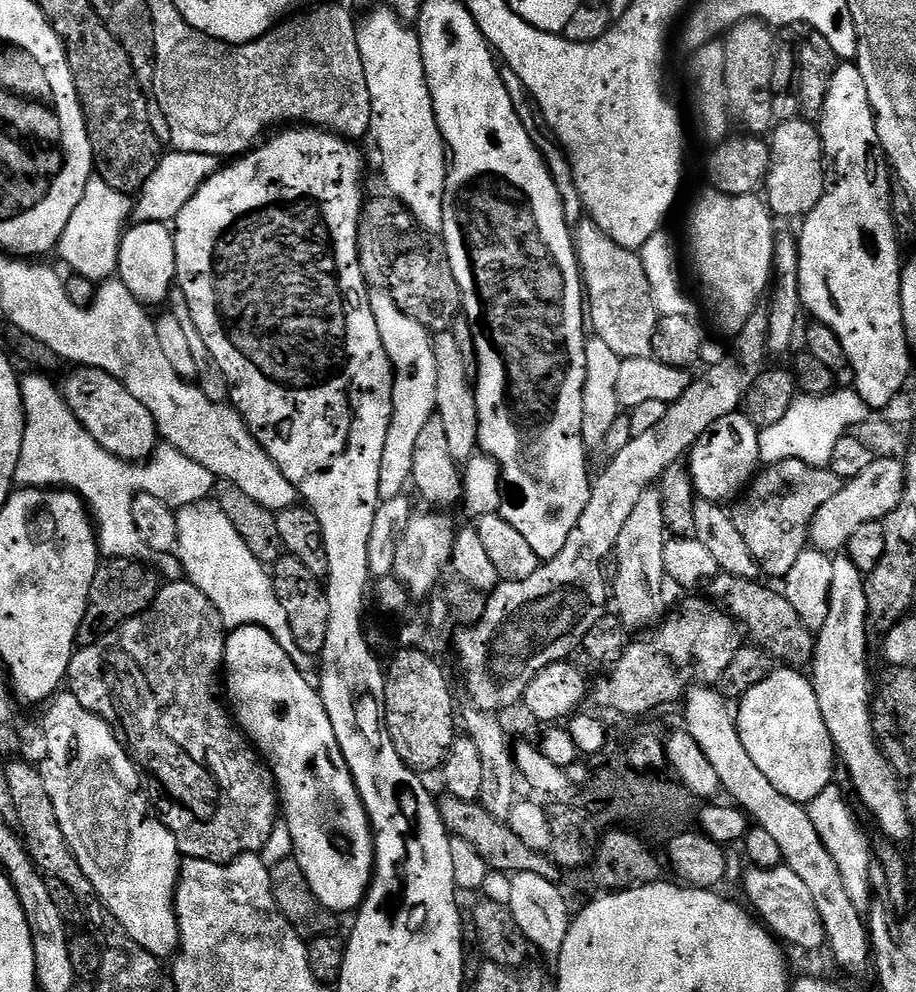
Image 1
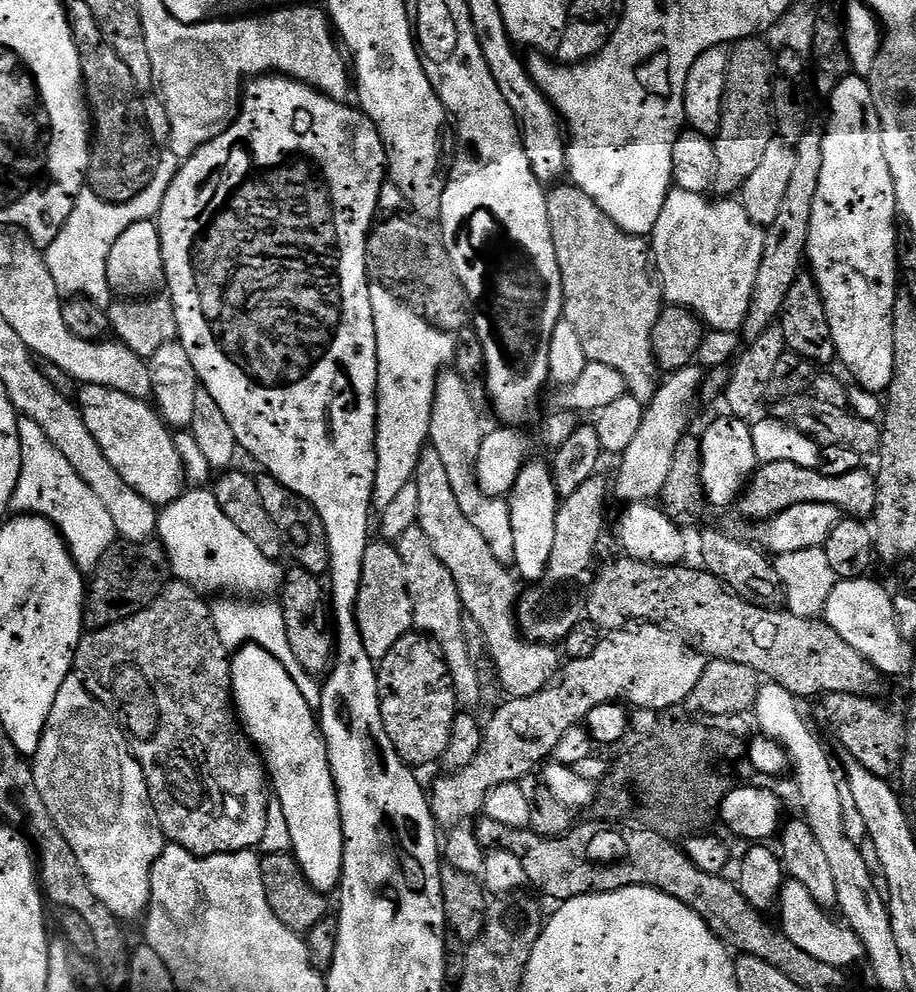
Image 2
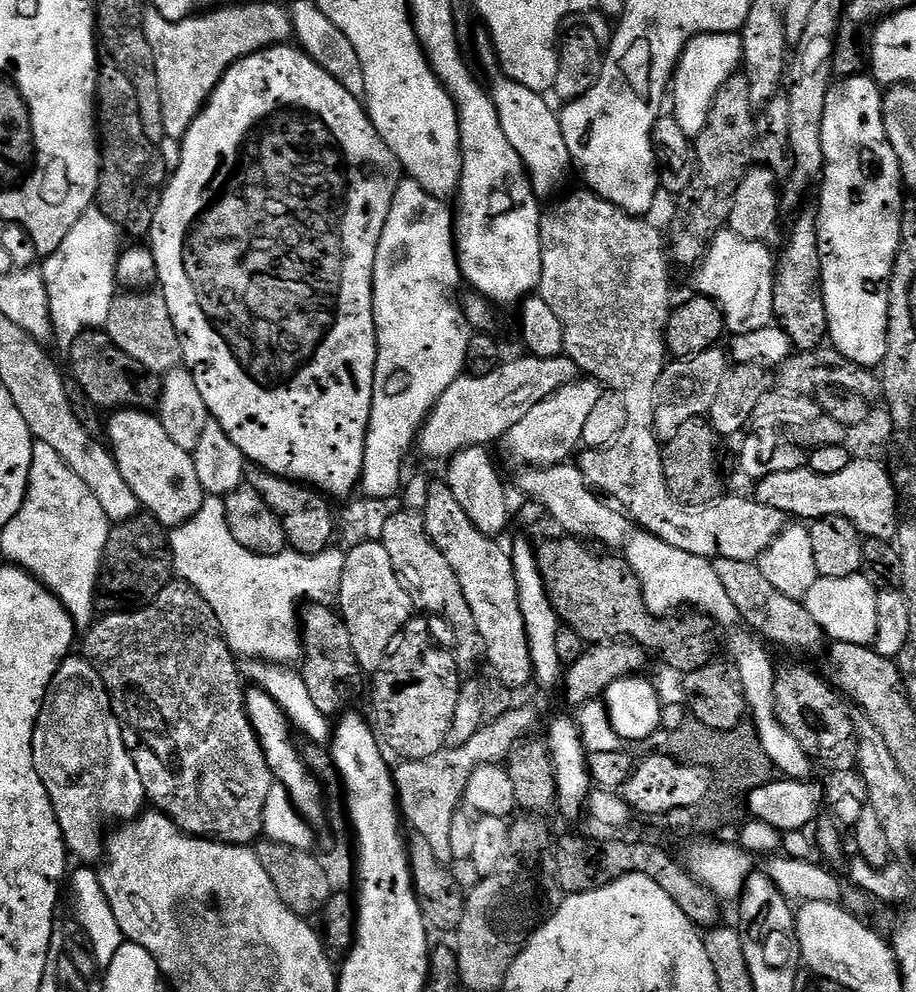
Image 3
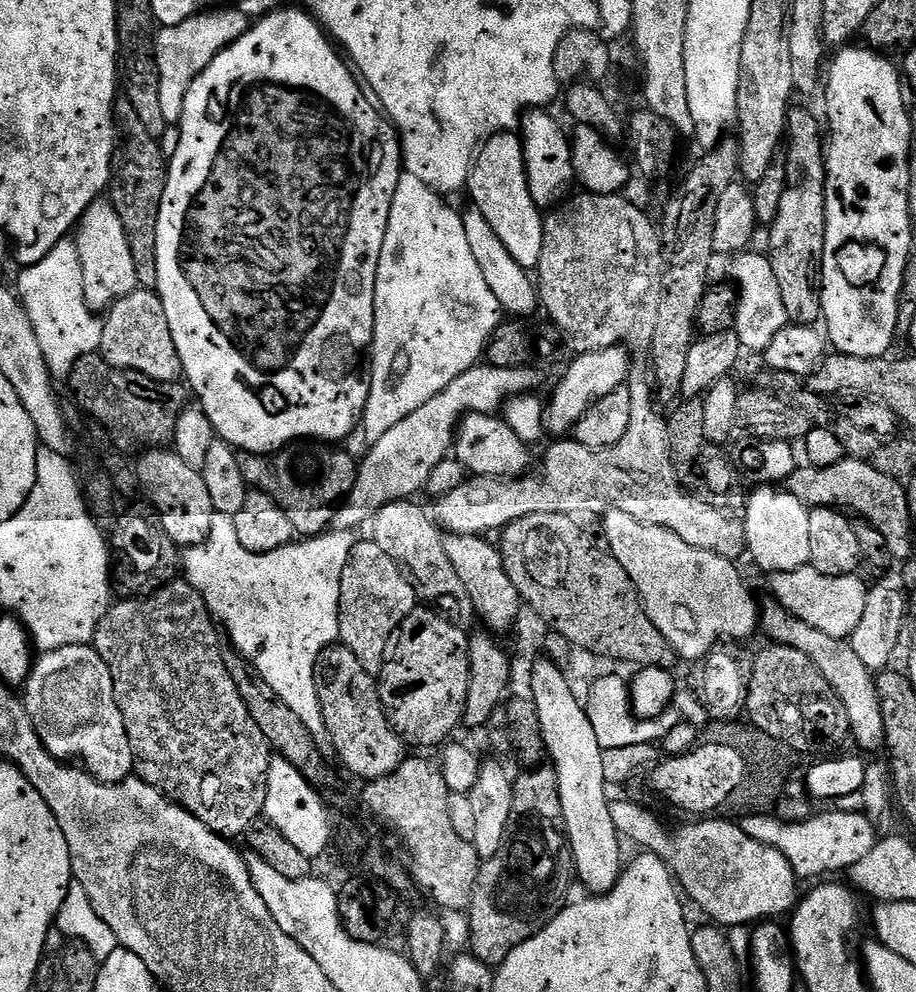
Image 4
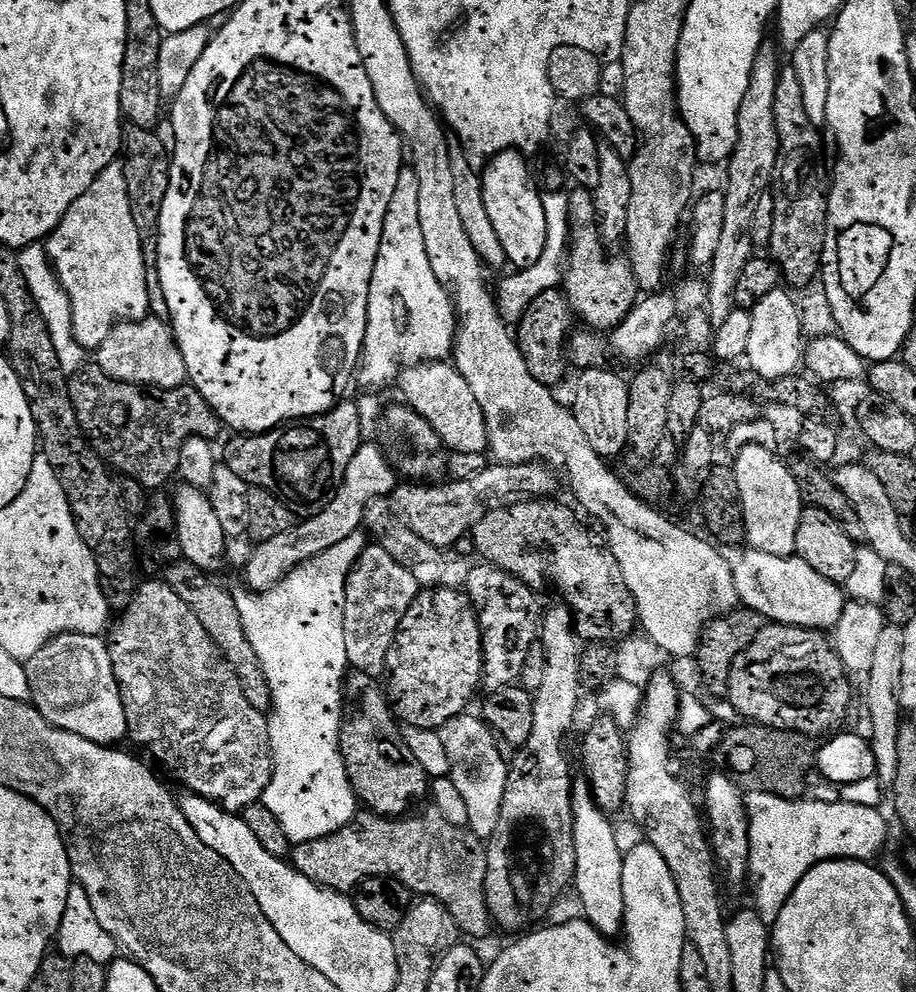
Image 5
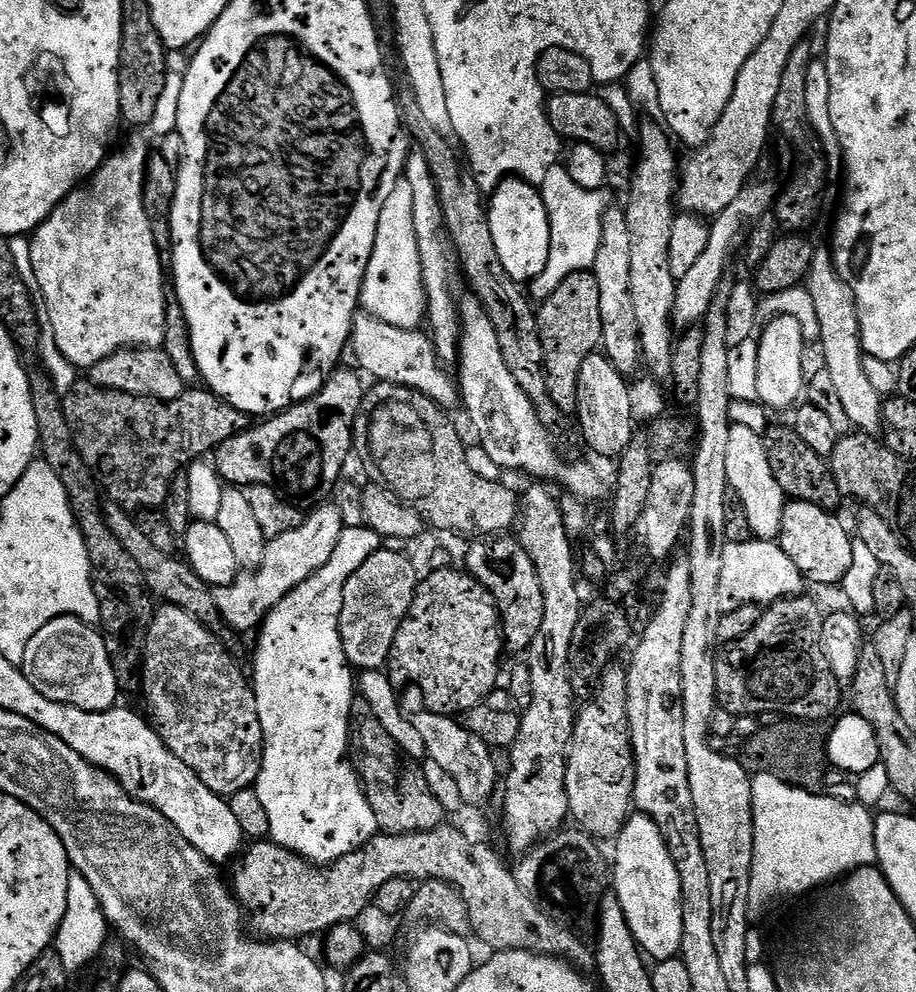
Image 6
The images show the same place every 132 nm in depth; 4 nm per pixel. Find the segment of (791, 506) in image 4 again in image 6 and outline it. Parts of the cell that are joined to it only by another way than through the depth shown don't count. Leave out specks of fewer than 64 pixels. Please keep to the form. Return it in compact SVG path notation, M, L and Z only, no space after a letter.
M732 425L729 445L726 446L726 474L729 489L735 499L736 496L740 499L739 507L750 522L753 537L757 540L776 540L780 535L786 497L770 470L770 458L766 458L761 433L749 427Z

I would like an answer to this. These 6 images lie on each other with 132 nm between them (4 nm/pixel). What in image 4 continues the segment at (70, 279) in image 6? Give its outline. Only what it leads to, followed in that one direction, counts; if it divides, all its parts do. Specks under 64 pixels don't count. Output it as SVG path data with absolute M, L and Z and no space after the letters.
M101 198L85 210L75 229L74 243L82 262L82 286L89 307L93 310L107 310L121 296L136 291L136 267L134 258L130 258L130 242L126 242L122 218L118 218L111 202Z

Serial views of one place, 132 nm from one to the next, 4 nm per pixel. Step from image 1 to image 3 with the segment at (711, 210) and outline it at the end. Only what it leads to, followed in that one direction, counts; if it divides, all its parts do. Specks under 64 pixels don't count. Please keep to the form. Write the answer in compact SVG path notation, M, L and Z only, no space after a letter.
M725 230L713 238L707 254L695 269L695 291L699 295L709 296L712 300L718 301L724 312L724 327L732 336L750 334L750 330L762 330L773 323L777 261L774 259L774 252L771 252L768 246L763 240L747 240L731 230Z

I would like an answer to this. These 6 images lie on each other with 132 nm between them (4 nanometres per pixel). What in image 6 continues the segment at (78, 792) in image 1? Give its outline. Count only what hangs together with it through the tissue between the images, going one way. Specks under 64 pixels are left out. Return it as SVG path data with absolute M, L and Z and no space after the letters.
M76 616L54 618L46 622L46 626L42 626L34 638L30 638L22 671L38 694L78 710L105 712L117 707L119 700L116 699L122 696L103 635L93 625L82 623Z

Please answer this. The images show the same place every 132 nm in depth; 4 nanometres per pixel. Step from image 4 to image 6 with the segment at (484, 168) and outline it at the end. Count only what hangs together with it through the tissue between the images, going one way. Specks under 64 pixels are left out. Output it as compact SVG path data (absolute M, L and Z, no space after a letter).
M509 178L491 193L486 207L490 234L494 234L494 246L498 249L498 258L502 258L503 269L517 284L527 285L542 274L550 258L551 226L543 198L533 185L519 178Z

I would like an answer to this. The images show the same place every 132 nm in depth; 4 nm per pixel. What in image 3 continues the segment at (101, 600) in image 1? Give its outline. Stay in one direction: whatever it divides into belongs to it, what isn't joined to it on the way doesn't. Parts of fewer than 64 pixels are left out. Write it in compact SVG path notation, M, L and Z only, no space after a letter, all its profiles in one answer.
M147 514L119 521L108 533L104 561L100 563L99 591L120 596L124 606L140 606L155 600L174 579L172 547L168 545L168 537L169 533Z

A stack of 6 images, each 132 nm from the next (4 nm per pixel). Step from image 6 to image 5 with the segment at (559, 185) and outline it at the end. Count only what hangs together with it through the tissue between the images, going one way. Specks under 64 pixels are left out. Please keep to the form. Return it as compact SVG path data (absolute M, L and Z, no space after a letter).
M545 191L542 194L543 209L546 211L546 249L538 258L538 262L528 268L511 273L512 276L504 279L496 289L497 308L500 316L510 326L518 324L522 314L529 309L534 299L541 297L550 289L559 287L563 279L563 269L567 259L567 249L570 244L569 229L569 195L563 191Z

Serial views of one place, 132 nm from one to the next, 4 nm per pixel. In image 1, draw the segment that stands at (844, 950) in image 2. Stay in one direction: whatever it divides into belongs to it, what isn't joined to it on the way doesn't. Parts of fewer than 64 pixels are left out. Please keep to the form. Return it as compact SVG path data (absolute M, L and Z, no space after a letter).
M752 866L749 869L744 876L744 892L749 900L747 903L751 911L763 921L768 931L785 945L793 944L794 947L805 948L808 952L814 951L815 948L823 949L826 944L824 923L818 914L818 906L814 906L814 897L803 884L802 878L798 878L794 870L783 866L779 868Z

